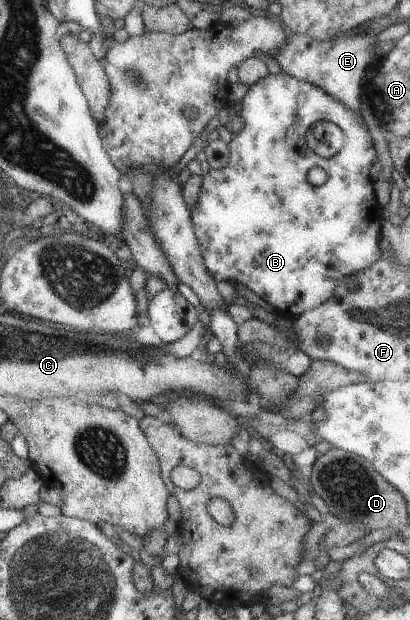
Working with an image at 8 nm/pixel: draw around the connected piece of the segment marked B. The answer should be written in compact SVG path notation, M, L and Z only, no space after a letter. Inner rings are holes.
M282 72L279 75L268 74L254 85L249 86L248 89L241 103L241 111L238 113L243 123L242 129L234 135L233 140L228 145L230 152L229 164L224 169L212 170L204 177L199 202L192 211L192 223L195 236L201 247L205 266L217 283L225 280L233 285L245 285L249 290L255 292L257 296L273 306L277 313L297 319L307 311L327 302L336 290L337 285L341 282L341 279L351 273L366 269L382 256L380 249L380 223L383 221L381 217L383 208L376 201L374 190L372 189L373 181L370 178L370 168L377 161L376 151L372 143L372 136L361 115L357 116L352 110L344 107L318 86L297 80L295 77ZM319 121L337 125L346 136L343 148L331 158L321 158L313 154L305 142L307 129L313 123ZM316 166L323 168L328 176L328 181L321 187L309 184L306 179L309 170Z

